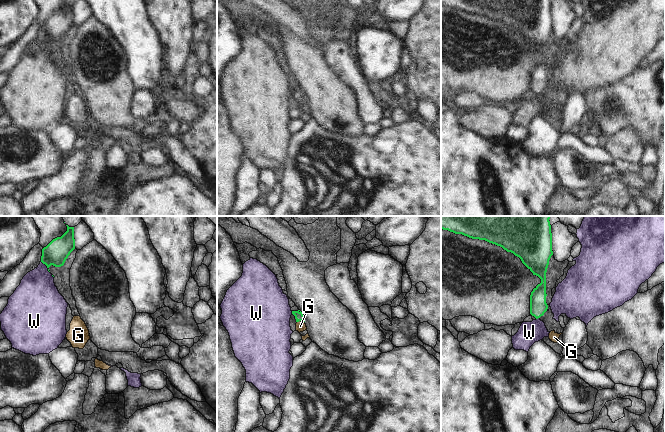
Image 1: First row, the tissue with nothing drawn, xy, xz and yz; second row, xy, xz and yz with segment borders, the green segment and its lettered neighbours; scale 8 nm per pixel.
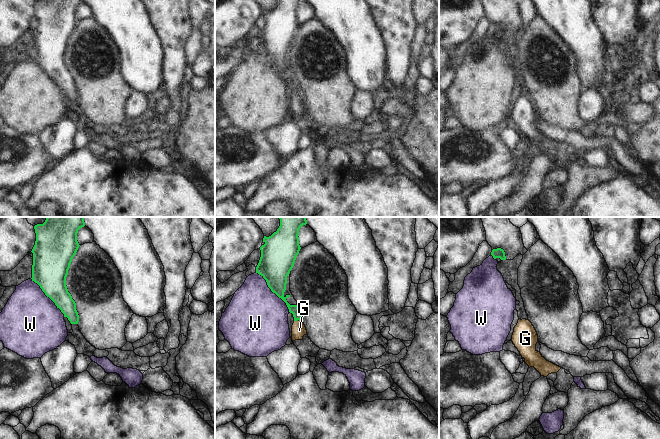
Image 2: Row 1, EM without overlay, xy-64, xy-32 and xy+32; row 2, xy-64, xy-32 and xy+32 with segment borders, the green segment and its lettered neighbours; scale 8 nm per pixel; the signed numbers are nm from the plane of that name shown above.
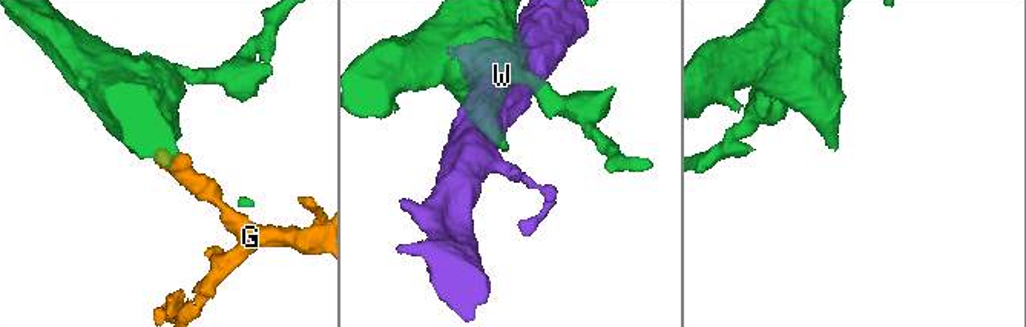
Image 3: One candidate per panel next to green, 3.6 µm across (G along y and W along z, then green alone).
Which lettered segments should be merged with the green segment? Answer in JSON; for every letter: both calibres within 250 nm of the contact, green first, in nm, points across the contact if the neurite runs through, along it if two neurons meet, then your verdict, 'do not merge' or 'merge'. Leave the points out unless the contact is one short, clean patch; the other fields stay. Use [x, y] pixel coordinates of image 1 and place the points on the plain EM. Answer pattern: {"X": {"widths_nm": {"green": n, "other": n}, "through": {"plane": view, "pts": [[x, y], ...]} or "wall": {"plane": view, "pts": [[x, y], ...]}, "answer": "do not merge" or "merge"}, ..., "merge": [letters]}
{"G": {"widths_nm": {"green": 70, "other": 80}, "through": {"plane": "xz", "pts": [[299, 92], [300, 96], [300, 102]]}, "answer": "merge"}, "W": {"widths_nm": {"green": 190, "other": 320}, "answer": "do not merge"}, "merge": ["G"]}

